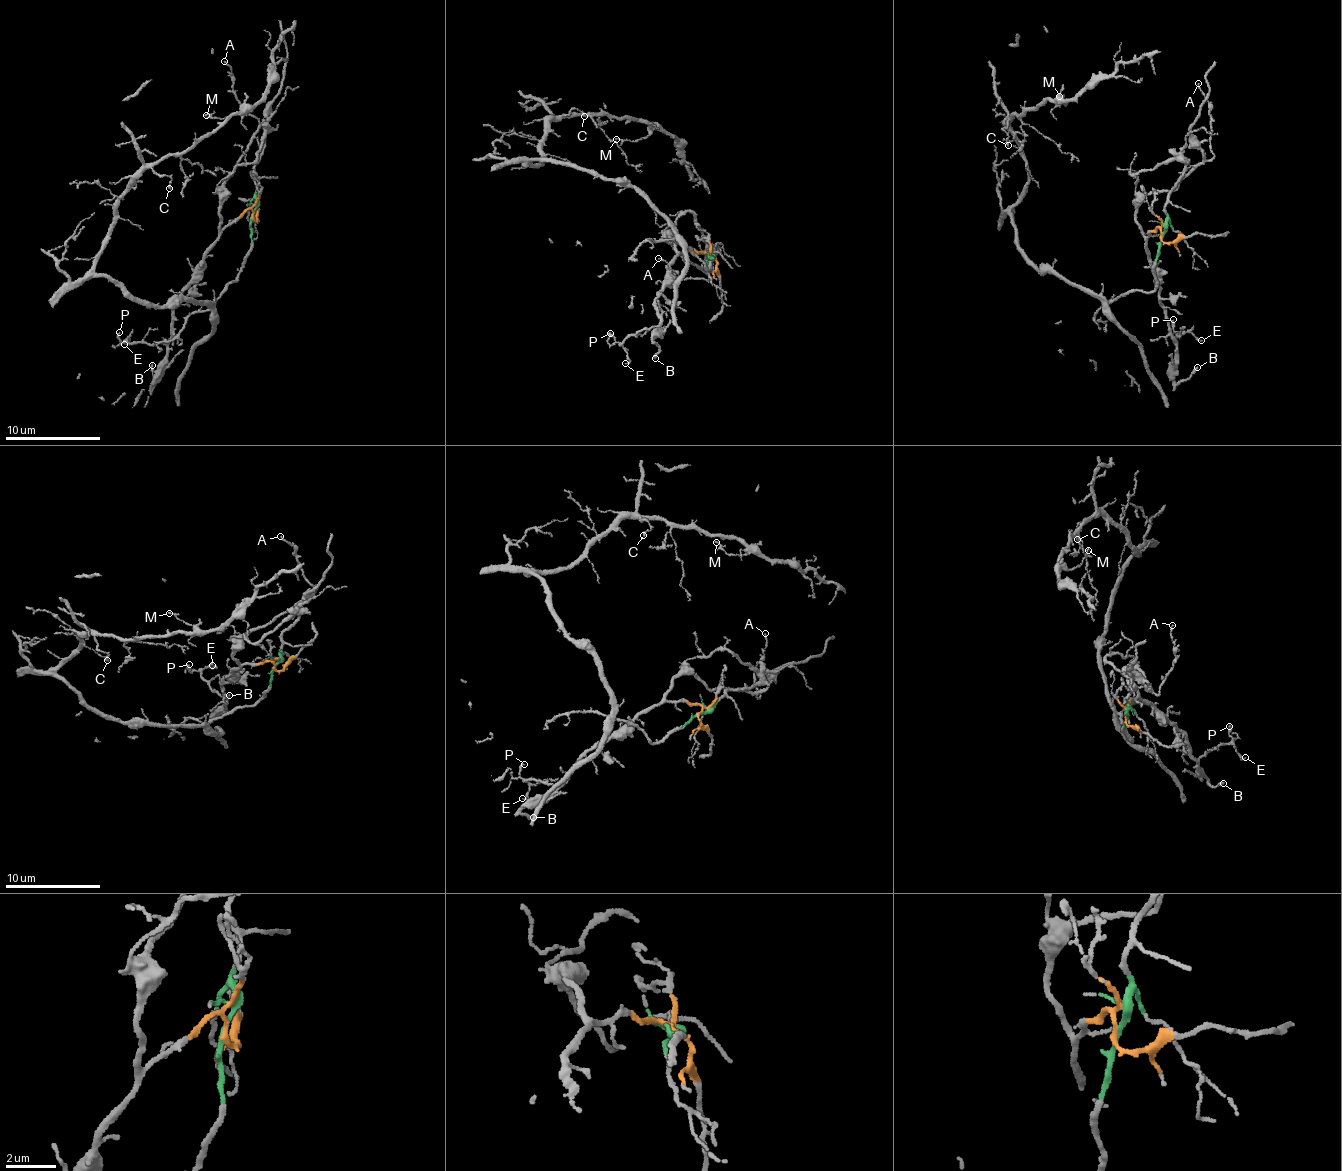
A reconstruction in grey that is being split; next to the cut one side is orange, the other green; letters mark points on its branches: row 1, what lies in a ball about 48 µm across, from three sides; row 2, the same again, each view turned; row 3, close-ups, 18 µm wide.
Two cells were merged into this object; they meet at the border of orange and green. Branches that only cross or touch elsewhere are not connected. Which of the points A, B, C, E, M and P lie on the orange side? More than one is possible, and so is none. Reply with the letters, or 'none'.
A, B, E, P

